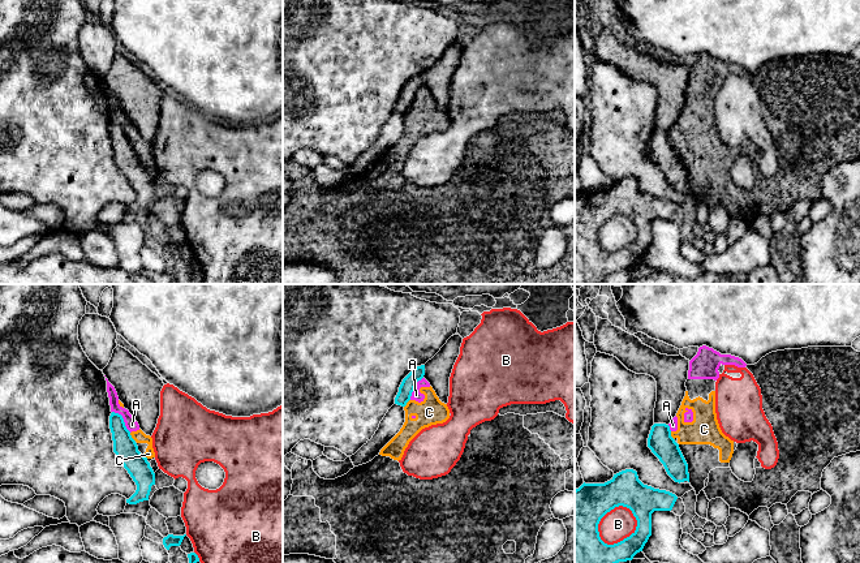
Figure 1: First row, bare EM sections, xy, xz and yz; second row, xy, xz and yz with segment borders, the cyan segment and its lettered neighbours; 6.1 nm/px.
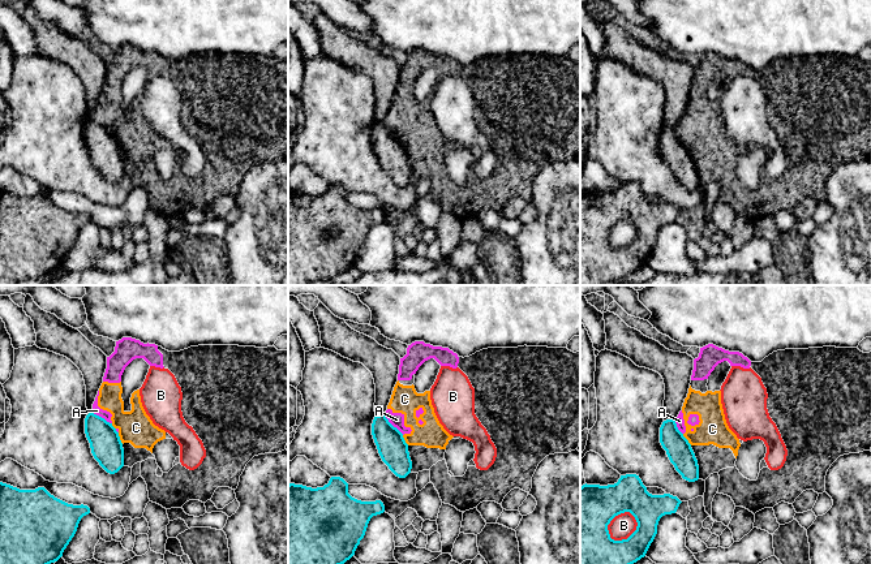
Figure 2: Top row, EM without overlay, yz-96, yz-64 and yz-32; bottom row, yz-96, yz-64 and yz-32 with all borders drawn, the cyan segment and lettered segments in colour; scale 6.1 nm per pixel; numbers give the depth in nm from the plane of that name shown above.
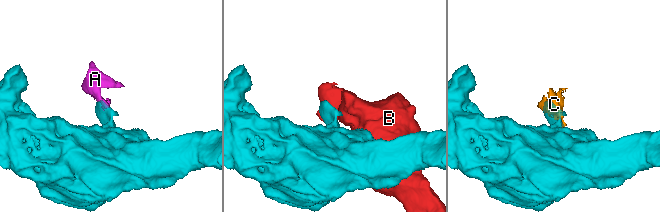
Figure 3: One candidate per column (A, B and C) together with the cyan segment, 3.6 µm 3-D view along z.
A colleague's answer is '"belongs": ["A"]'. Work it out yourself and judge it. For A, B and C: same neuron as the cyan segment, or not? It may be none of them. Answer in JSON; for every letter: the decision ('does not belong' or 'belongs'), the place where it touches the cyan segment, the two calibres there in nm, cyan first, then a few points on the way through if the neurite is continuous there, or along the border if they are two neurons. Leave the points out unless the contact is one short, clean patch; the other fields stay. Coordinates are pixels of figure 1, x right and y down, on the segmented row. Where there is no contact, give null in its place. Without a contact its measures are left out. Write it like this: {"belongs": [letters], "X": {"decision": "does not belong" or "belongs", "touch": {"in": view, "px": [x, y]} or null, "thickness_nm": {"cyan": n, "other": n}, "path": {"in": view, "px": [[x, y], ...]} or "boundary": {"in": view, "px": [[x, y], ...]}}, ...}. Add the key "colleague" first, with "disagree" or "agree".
{"colleague": "disagree", "belongs": [], "A": {"decision": "does not belong", "touch": {"in": "xy", "px": [123, 420]}, "thickness_nm": {"cyan": 140, "other": 80}, "boundary": {"in": "xy", "px": [[112, 411], [121, 416], [124, 425], [130, 432]]}}, "B": {"decision": "does not belong", "touch": {"in": "yz", "px": [602, 516]}, "thickness_nm": {"cyan": 300, "other": 190}}, "C": {"decision": "does not belong", "touch": {"in": "xy", "px": [130, 437]}, "thickness_nm": {"cyan": 140, "other": 80}, "boundary": {"in": "xy", "px": [[129, 433], [136, 441]]}}}

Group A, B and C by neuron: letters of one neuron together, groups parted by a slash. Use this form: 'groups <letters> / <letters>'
groups A C / B

